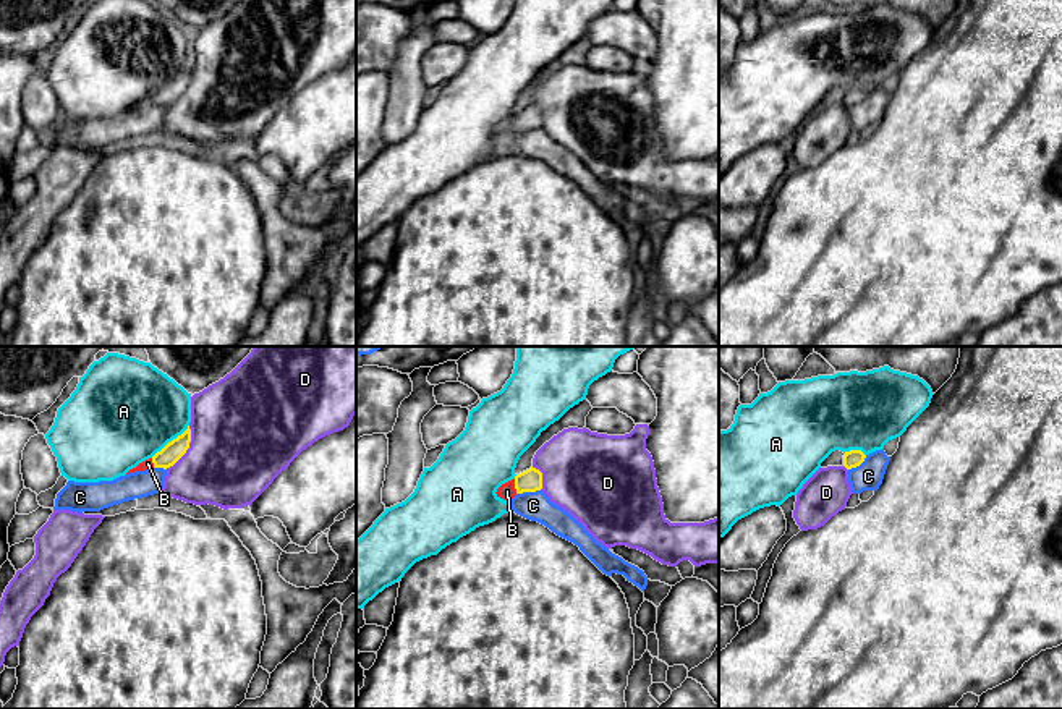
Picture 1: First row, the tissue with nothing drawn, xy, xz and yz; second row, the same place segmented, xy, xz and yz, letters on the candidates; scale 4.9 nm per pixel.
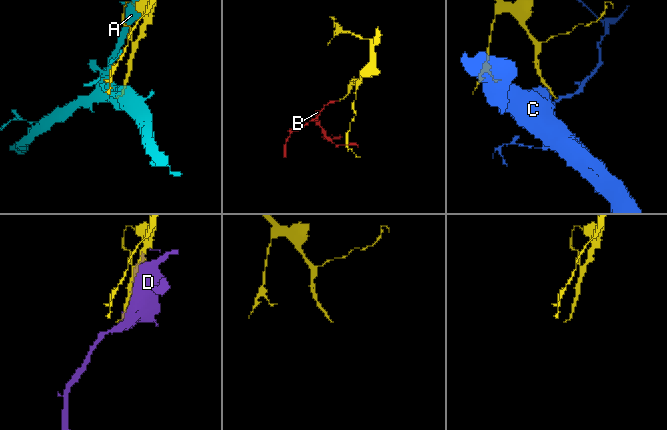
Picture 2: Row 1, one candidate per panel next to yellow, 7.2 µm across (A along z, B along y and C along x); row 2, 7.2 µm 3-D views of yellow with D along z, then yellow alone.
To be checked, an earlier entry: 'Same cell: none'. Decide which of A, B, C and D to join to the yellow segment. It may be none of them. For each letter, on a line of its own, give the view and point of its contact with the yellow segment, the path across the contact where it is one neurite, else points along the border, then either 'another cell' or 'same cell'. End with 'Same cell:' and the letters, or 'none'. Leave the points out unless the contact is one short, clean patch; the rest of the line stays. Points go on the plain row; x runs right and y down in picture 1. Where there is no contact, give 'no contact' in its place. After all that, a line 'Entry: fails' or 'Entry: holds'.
A: contact xy (172, 78); another cell
B: contact xz (515, 123); way xz (531, 117), (515, 123), (507, 128); same cell
C: contact xz (528, 128); border xz (539, 127), (517, 131); another cell
D: contact xy (188, 84); another cell
Same cell: B
Entry: fails

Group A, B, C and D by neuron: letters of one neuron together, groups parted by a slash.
A / B / C / D

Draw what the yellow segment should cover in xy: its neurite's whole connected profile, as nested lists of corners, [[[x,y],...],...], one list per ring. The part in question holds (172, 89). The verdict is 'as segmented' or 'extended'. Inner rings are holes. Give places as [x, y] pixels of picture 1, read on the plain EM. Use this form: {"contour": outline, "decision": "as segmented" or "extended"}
{"contour": [[[188,63],[188,66],[181,73],[168,79],[152,96],[139,100],[136,105],[130,107],[126,112],[136,110],[136,108],[146,108],[149,105],[167,107],[173,104],[186,91],[186,87],[189,86],[189,79],[191,79],[191,66]]], "decision": "extended"}

